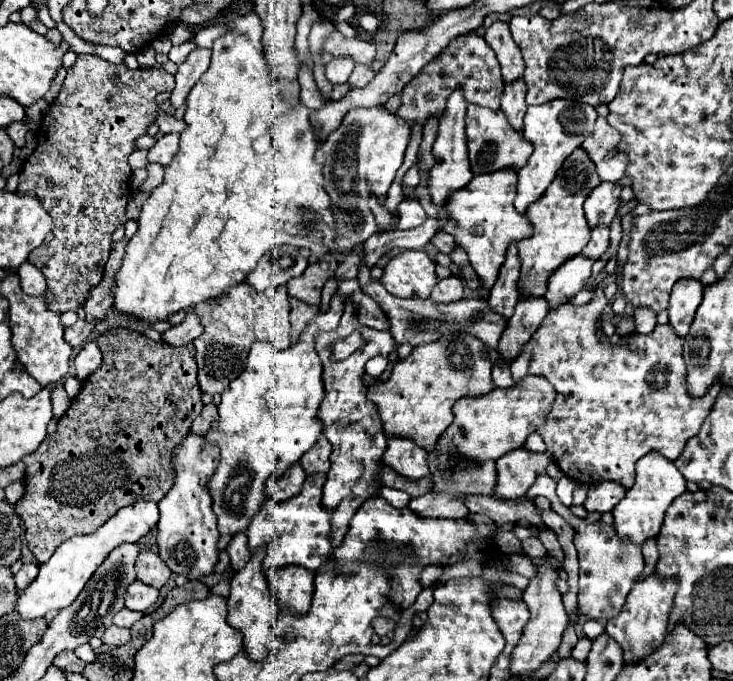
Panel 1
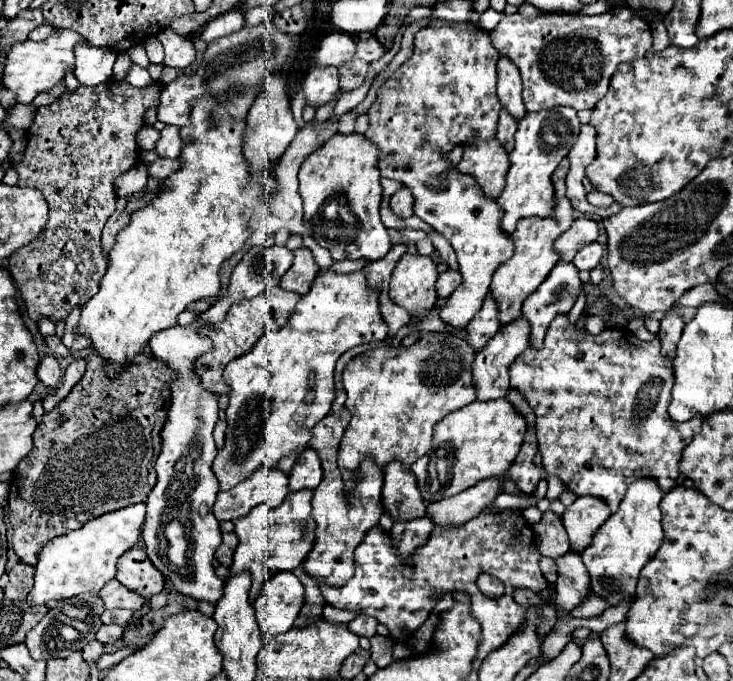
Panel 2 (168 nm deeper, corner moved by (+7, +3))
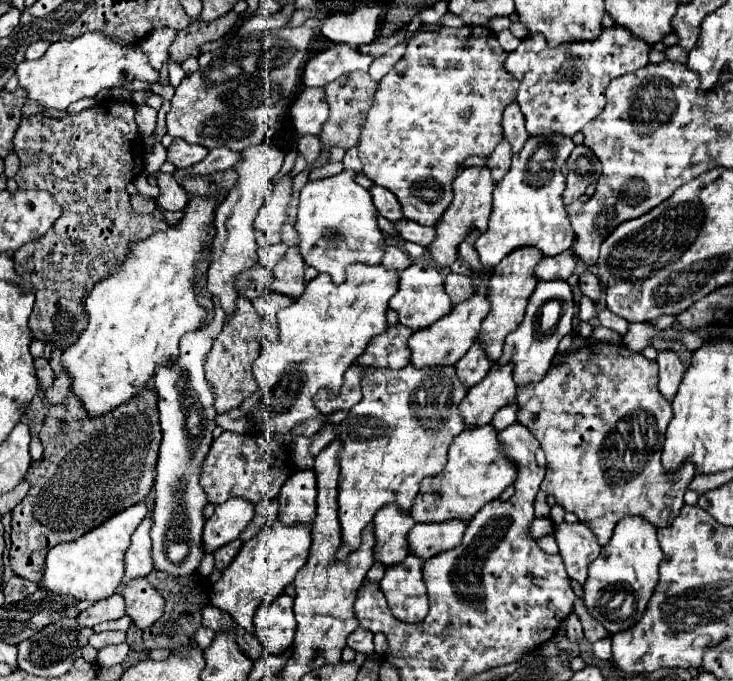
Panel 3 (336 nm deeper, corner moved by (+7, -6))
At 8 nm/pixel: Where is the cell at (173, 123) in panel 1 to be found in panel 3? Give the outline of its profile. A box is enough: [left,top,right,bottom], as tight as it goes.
[166,26,314,152]

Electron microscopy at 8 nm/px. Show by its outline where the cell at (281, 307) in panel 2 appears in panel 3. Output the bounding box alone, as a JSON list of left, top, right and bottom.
[252,292,294,326]

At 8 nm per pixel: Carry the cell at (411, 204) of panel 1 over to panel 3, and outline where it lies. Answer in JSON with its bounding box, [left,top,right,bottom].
[368,186,404,222]

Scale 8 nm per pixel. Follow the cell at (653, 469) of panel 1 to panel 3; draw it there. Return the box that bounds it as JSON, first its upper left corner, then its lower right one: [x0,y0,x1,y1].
[584,516,662,632]

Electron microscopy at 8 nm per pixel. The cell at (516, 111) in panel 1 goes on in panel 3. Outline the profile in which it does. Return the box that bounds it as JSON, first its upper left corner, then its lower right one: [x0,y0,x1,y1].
[488,138,512,184]

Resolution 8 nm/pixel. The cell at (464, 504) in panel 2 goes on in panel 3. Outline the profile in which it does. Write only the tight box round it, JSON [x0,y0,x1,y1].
[408,520,466,560]

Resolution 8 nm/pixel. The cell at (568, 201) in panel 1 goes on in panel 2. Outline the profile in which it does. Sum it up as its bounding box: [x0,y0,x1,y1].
[490,157,574,325]

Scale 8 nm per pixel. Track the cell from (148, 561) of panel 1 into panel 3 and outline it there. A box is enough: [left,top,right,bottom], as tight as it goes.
[124,578,164,630]

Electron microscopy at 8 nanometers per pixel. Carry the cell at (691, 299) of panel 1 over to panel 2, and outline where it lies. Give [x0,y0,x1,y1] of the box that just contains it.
[658,309,684,357]

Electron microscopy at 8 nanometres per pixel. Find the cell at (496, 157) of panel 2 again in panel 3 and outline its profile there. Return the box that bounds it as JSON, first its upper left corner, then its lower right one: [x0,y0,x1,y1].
[428,168,492,268]

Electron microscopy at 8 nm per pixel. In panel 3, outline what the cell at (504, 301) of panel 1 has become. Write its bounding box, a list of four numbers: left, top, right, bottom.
[456,342,492,388]

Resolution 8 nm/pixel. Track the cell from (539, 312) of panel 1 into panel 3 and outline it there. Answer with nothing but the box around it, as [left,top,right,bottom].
[458,364,516,428]

